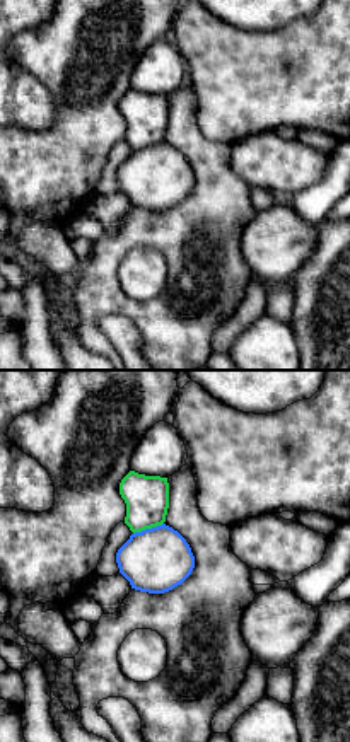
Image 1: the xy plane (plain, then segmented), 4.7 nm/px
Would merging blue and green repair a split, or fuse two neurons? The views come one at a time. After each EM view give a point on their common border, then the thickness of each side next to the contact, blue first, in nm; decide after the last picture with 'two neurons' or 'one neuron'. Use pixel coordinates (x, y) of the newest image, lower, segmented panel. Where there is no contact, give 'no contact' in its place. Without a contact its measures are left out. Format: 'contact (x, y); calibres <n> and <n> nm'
contact (147, 529); calibres 300 and 200 nm

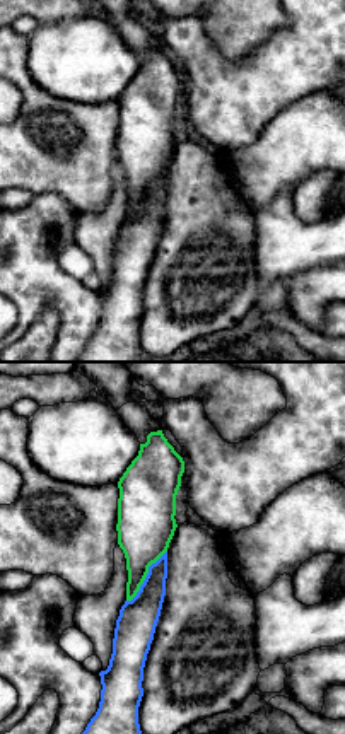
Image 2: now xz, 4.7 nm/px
contact (146, 577); calibres 190 and 280 nm

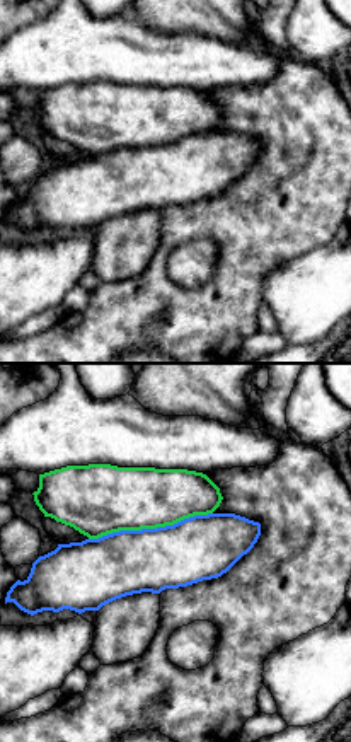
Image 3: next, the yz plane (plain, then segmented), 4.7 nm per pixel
contact (150, 529); calibres 300 and 320 nm

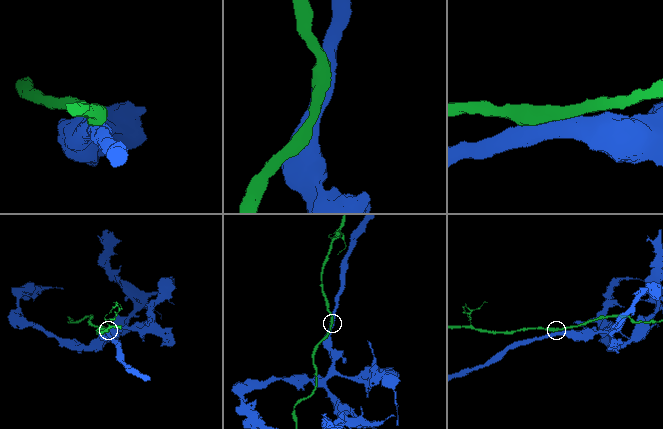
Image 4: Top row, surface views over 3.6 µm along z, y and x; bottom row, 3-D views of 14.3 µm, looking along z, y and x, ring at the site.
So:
one neuron

